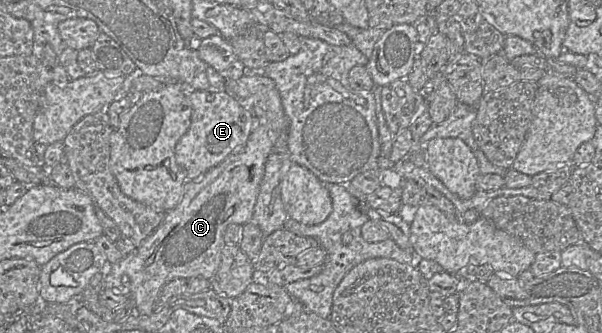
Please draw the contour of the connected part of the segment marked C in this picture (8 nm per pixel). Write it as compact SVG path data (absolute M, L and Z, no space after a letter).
M251 69L239 79L226 79L225 91L248 110L253 117L254 128L247 142L235 149L221 164L210 169L196 180L187 180L180 202L166 213L158 228L139 245L136 250L112 265L110 273L103 279L103 288L132 297L136 302L139 316L150 316L155 311L155 303L163 286L175 278L202 277L211 280L220 265L224 233L228 225L244 225L252 220L258 191L264 175L265 163L273 152L274 144L282 133L289 130L280 93L275 82L265 75L257 74L263 69Z

